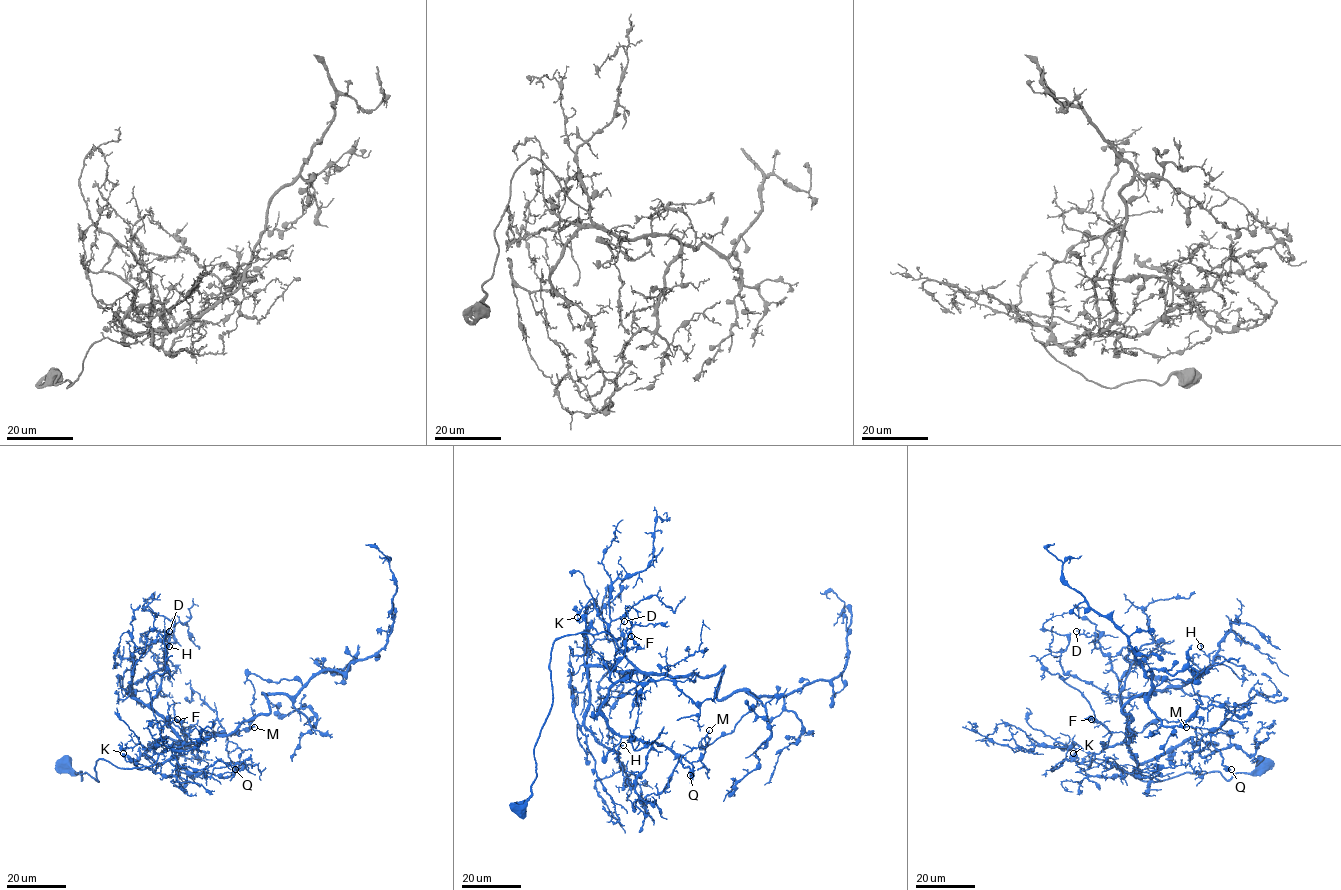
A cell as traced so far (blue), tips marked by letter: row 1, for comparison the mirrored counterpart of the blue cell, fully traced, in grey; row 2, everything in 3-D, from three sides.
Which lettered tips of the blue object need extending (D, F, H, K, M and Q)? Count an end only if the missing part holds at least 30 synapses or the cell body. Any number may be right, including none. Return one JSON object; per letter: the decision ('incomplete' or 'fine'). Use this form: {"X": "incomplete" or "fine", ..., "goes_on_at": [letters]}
{"D": "fine", "F": "fine", "H": "fine", "K": "fine", "M": "fine", "Q": "fine", "goes_on_at": []}

